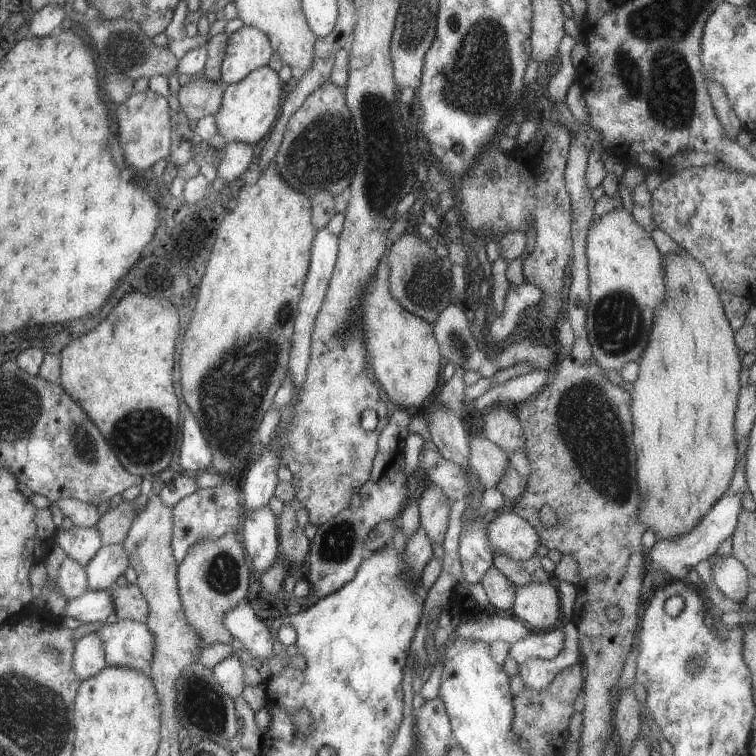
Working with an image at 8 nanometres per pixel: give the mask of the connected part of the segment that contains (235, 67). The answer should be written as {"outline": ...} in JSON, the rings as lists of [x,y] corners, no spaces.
{"outline":[[[244,25],[229,35],[226,54],[221,66],[222,82],[240,82],[254,69],[268,65],[273,50],[263,31]]]}

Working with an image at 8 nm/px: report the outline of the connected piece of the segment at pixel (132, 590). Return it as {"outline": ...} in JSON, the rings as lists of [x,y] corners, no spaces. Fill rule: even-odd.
{"outline":[[[115,584],[109,589],[113,596],[115,613],[121,619],[145,623],[149,615],[149,604],[142,589],[135,584],[119,587]]]}

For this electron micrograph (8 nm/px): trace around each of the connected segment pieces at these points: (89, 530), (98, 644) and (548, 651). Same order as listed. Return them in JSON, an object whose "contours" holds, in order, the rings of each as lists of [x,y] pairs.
{"contours":[[[[76,527],[71,530],[57,528],[54,544],[60,546],[67,556],[84,568],[96,556],[103,545],[100,533],[94,527]]],[[[98,633],[86,634],[77,640],[73,654],[73,671],[81,682],[98,674],[106,665],[104,641],[101,641]]],[[[560,628],[546,634],[530,633],[526,638],[512,643],[510,656],[519,664],[527,658],[553,659],[566,645],[567,633]]]]}

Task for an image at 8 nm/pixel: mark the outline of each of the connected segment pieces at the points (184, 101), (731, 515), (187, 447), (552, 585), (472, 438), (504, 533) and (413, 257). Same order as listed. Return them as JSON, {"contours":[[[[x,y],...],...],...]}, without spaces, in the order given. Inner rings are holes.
{"contours":[[[[206,78],[190,81],[179,89],[179,103],[184,114],[192,120],[200,120],[203,116],[213,115],[222,102],[221,83]]],[[[743,494],[728,495],[720,498],[716,506],[696,523],[691,531],[681,534],[679,537],[658,539],[651,549],[646,551],[645,571],[643,572],[643,587],[646,590],[654,588],[654,578],[662,570],[669,574],[671,580],[686,580],[690,570],[702,560],[711,557],[728,536],[733,536],[737,527],[738,517],[742,510],[741,499]]],[[[182,404],[182,438],[180,446],[180,465],[184,472],[200,474],[210,470],[213,452],[204,436],[195,414]]],[[[555,581],[527,584],[515,596],[512,614],[533,628],[550,628],[560,618],[560,597]]],[[[483,433],[469,435],[469,466],[474,468],[476,476],[485,488],[494,488],[510,467],[507,452],[489,441]]],[[[514,511],[500,514],[489,524],[487,537],[494,553],[517,561],[528,560],[541,544],[536,529]]],[[[415,229],[400,234],[399,239],[389,246],[387,259],[390,265],[390,292],[393,298],[412,314],[433,325],[440,313],[455,303],[456,294],[450,269],[444,266],[434,245],[415,232]]]]}

